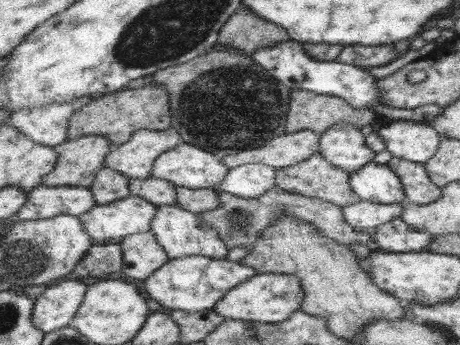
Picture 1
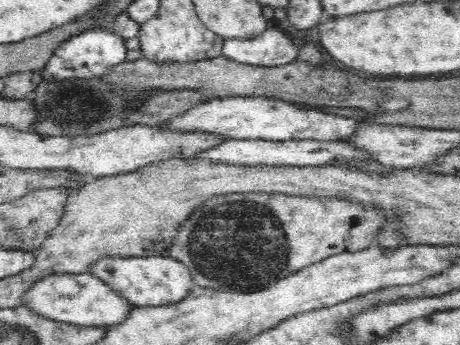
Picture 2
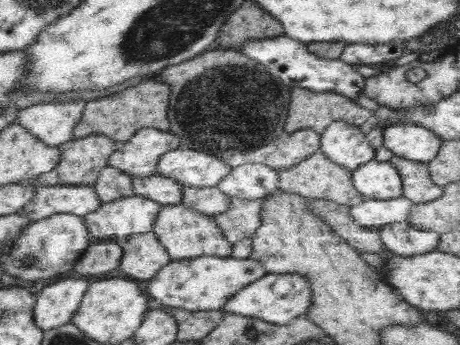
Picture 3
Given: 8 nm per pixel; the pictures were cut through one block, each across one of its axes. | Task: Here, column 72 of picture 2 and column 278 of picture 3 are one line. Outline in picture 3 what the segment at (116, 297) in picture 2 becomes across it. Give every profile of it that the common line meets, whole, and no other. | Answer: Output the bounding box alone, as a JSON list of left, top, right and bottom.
[221,274,313,326]

